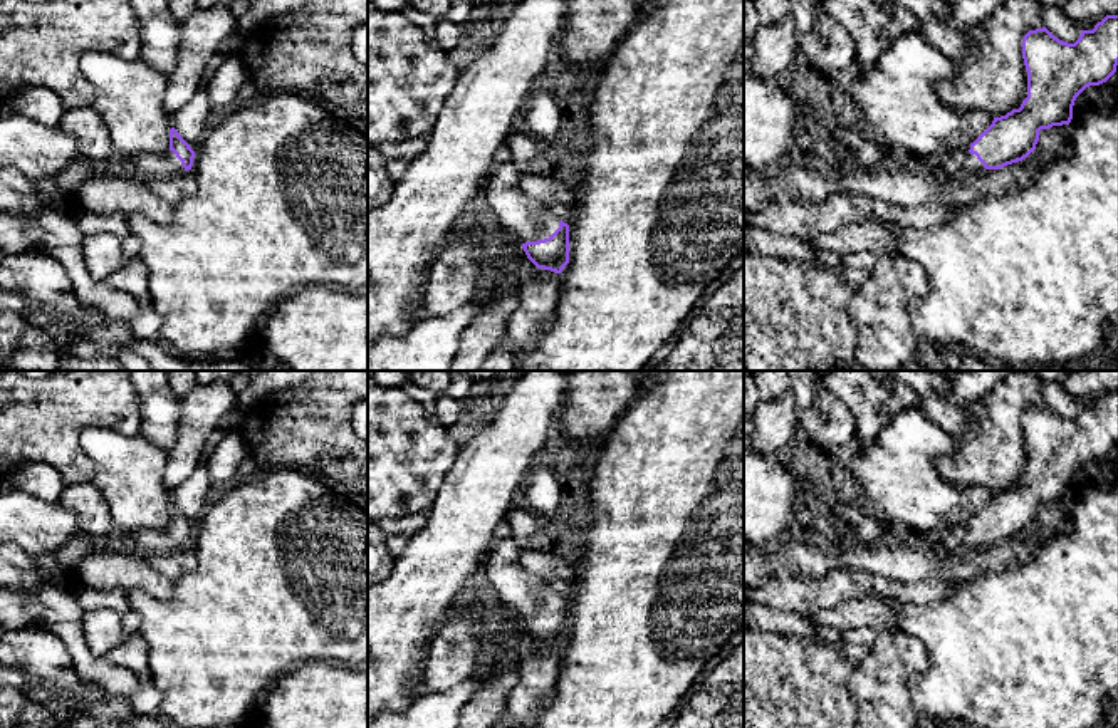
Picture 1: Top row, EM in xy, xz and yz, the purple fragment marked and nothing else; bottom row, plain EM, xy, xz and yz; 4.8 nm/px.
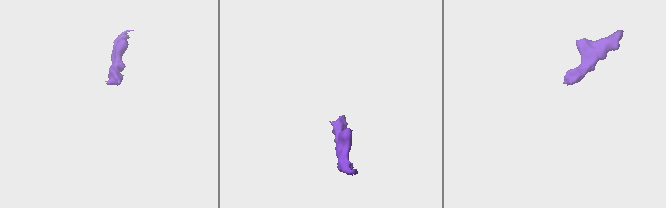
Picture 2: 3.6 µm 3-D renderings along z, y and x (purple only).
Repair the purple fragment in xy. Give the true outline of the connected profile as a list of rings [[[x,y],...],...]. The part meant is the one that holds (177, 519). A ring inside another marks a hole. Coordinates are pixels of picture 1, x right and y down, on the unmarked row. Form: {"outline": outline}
{"outline": [[[170,505],[170,525],[161,530],[144,528],[126,533],[121,537],[124,547],[139,552],[144,557],[168,555],[183,547],[191,545],[195,527],[180,512],[180,508]]]}

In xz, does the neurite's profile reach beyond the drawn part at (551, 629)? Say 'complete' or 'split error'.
split error

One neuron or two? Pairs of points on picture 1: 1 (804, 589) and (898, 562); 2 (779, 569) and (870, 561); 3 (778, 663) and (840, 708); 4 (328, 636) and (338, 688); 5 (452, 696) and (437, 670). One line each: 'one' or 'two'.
1: two
2: one
3: one
4: two
5: two

